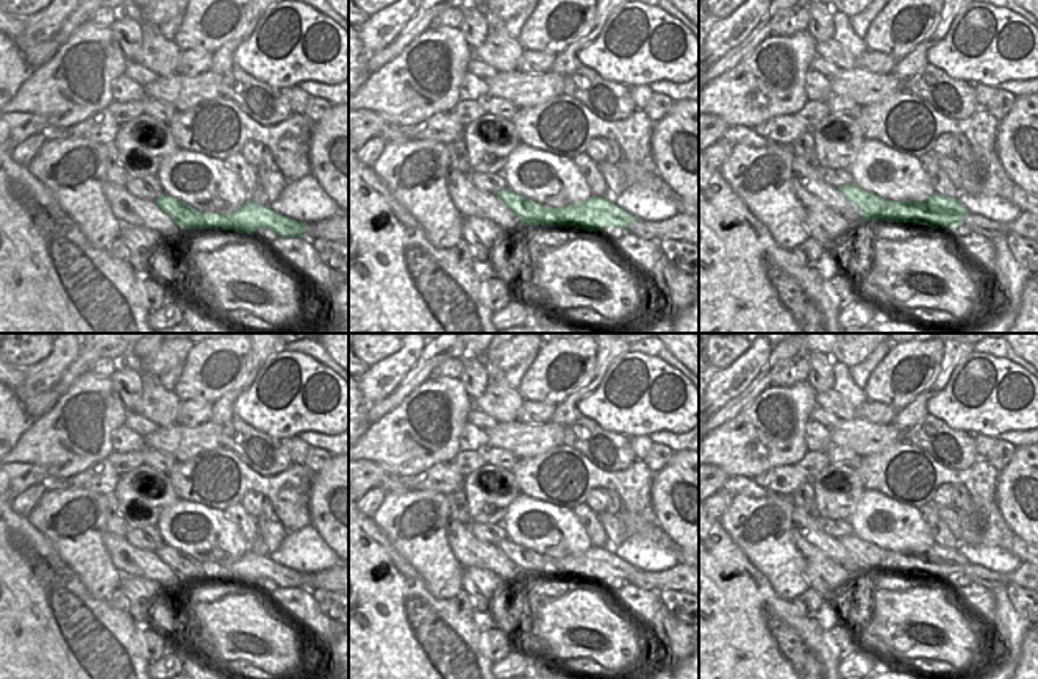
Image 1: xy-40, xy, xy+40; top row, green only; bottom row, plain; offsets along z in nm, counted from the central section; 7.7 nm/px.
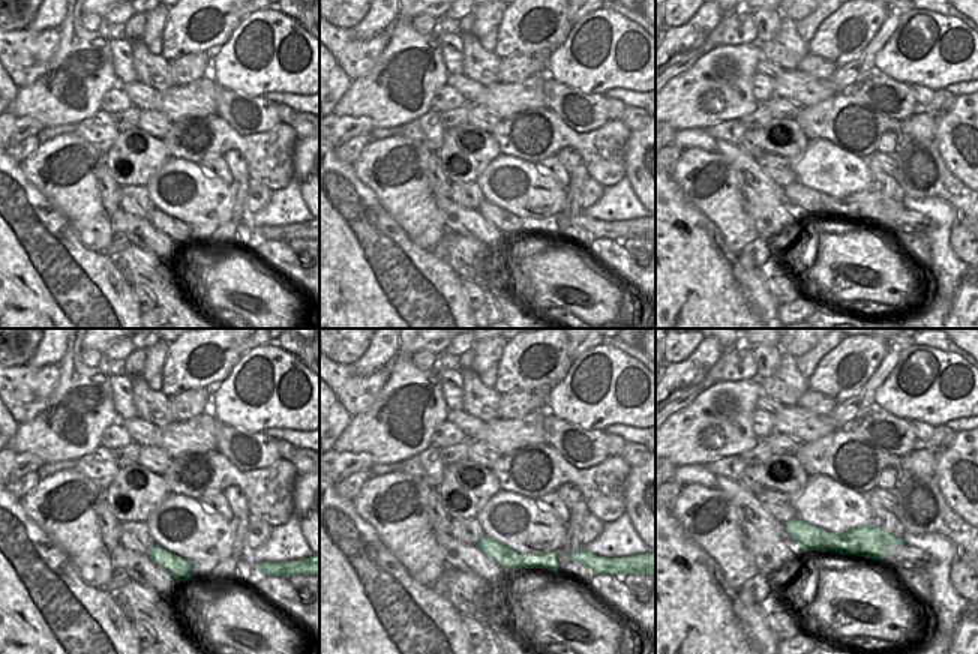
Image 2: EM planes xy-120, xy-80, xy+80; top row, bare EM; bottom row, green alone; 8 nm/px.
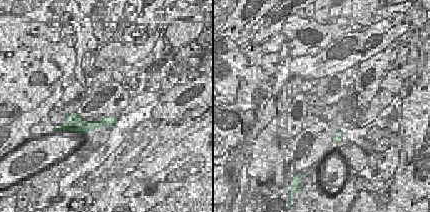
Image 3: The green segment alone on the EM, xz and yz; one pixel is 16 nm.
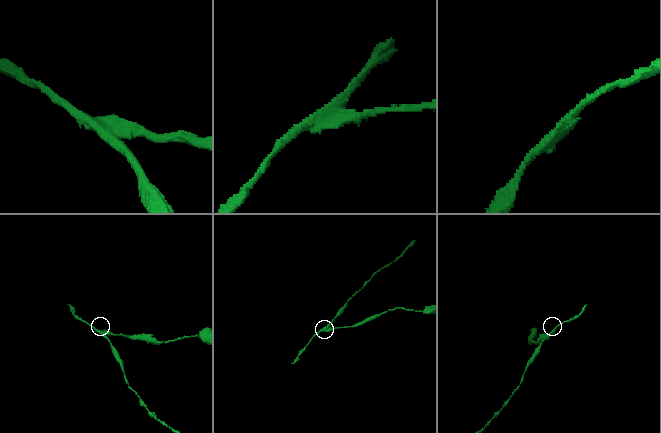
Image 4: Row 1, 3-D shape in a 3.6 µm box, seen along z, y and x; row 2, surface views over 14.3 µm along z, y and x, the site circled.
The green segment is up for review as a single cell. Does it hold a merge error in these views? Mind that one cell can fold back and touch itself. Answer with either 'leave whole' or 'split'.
split

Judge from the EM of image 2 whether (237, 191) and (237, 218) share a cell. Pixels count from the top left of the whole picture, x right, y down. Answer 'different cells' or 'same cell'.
same cell

